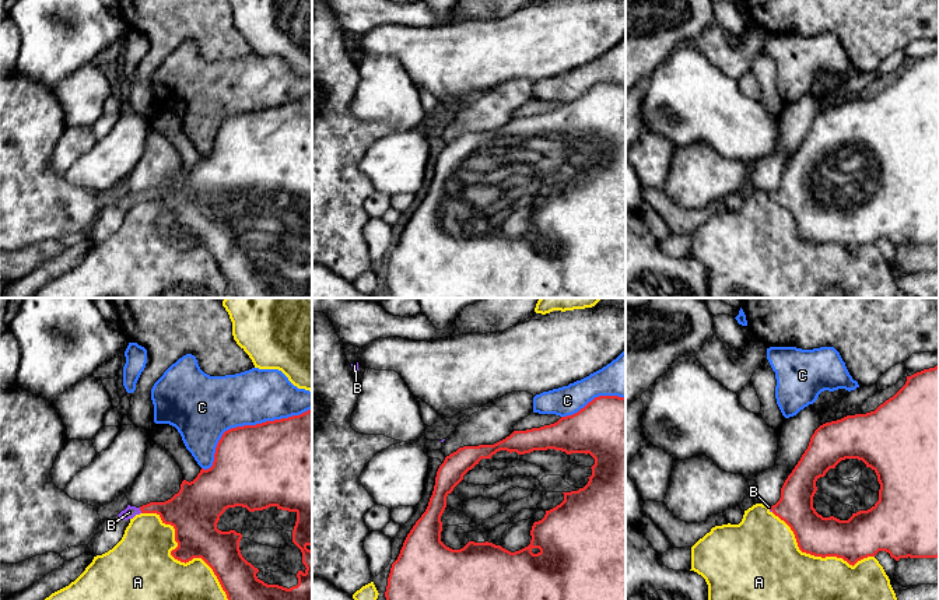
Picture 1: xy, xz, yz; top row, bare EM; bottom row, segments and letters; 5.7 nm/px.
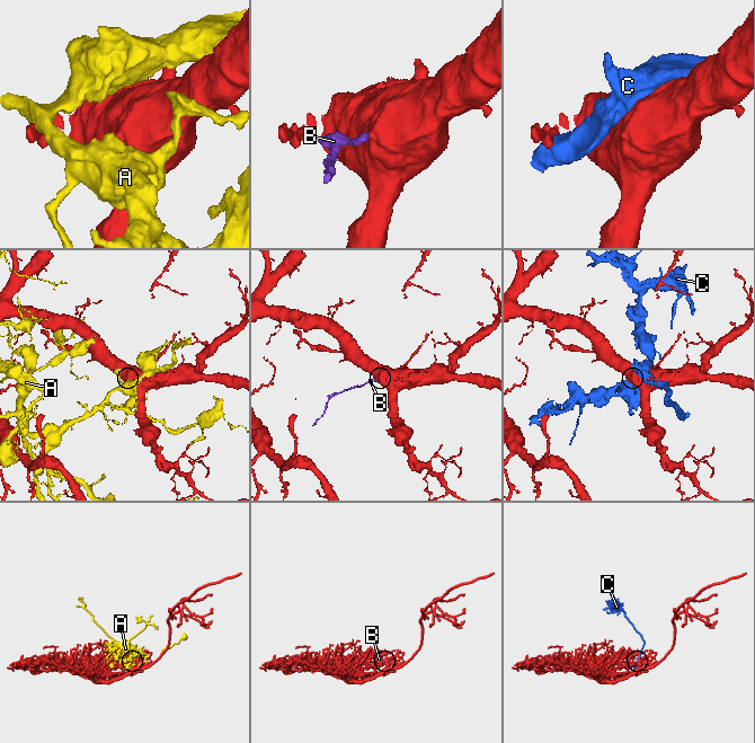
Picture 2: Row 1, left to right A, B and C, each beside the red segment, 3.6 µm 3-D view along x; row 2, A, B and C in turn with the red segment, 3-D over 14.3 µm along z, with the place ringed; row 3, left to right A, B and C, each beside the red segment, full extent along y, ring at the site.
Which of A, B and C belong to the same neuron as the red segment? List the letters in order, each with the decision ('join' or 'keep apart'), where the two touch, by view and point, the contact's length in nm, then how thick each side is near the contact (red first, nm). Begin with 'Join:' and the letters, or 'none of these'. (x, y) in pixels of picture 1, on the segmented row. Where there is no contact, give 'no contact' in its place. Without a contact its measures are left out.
Join: B
A: keep apart | xy (178, 560) | 700 nm | 260/380 nm
B: join | xy (140, 509) | 40 nm | 220/70 nm
C: keep apart | xy (246, 425) | 700 nm | 480/340 nm

